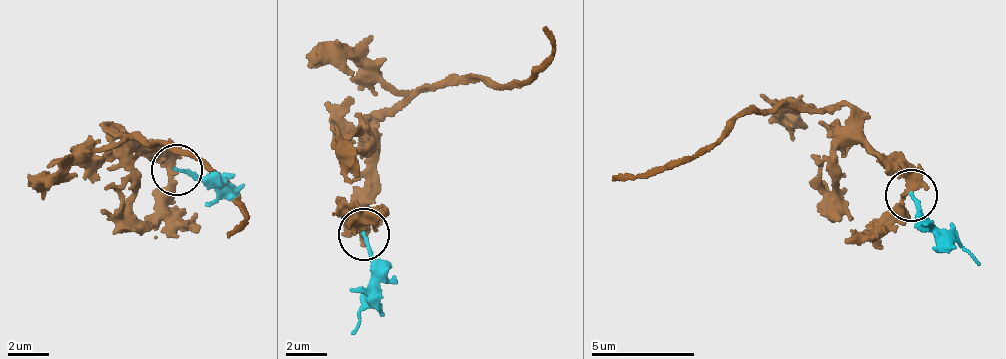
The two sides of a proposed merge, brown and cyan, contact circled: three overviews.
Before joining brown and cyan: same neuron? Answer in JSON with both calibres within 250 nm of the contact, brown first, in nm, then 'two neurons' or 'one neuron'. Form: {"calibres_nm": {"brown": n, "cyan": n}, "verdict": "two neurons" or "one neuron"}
{"calibres_nm": {"brown": 320, "cyan": 160}, "verdict": "one neuron"}

